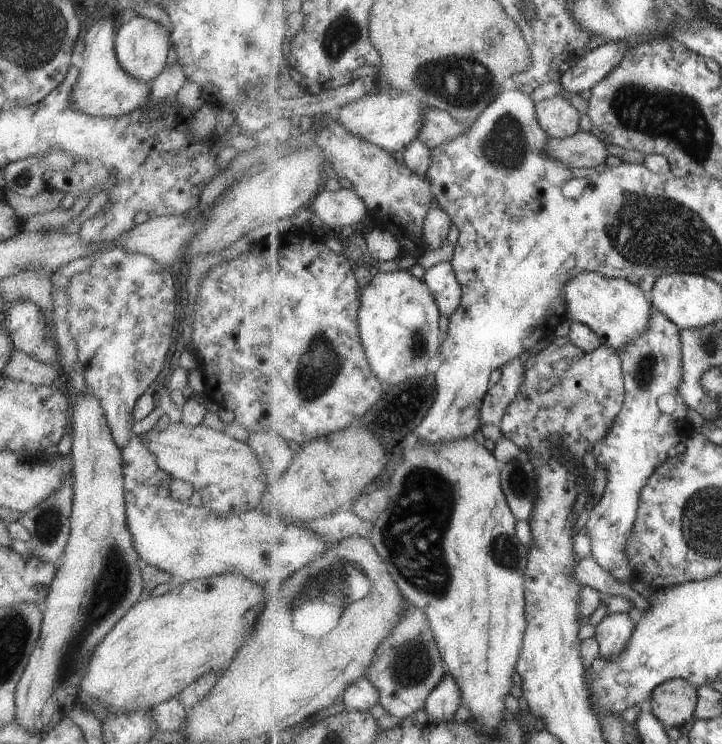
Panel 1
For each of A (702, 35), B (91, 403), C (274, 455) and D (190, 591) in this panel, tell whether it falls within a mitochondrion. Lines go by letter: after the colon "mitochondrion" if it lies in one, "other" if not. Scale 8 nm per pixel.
A: other
B: other
C: other
D: other

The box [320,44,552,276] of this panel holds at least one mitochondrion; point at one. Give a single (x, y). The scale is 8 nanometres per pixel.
(462, 82)

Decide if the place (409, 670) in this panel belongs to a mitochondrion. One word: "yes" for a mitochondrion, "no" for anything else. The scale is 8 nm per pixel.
yes

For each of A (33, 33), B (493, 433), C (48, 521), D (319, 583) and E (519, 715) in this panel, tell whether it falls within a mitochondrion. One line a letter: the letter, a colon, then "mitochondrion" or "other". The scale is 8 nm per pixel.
A: mitochondrion
B: other
C: mitochondrion
D: mitochondrion
E: other

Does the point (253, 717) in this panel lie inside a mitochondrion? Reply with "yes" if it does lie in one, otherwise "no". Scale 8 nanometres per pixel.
no

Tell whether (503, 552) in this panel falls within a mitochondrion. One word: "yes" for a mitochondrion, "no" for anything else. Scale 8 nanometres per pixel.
yes

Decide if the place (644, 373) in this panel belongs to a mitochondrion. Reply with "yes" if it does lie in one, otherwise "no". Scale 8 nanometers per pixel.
yes

